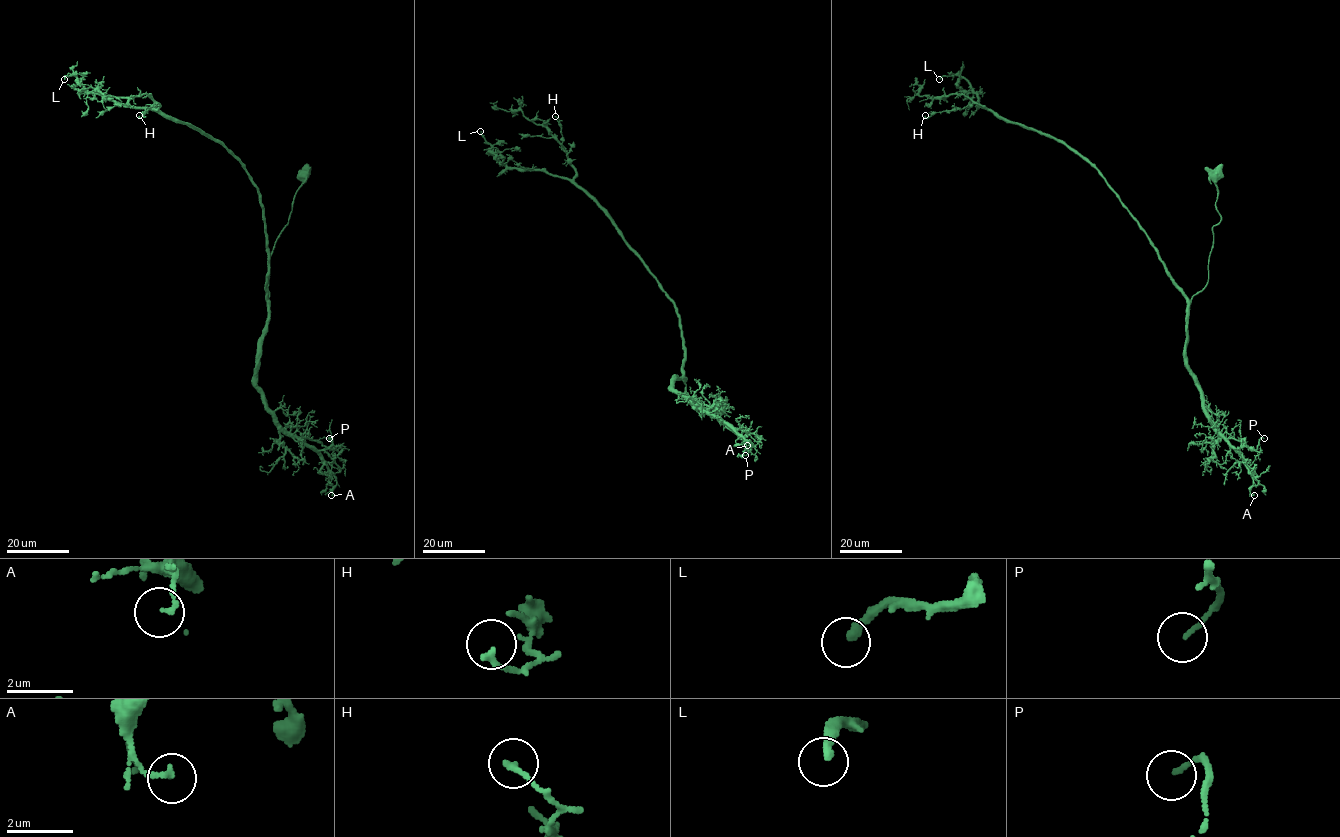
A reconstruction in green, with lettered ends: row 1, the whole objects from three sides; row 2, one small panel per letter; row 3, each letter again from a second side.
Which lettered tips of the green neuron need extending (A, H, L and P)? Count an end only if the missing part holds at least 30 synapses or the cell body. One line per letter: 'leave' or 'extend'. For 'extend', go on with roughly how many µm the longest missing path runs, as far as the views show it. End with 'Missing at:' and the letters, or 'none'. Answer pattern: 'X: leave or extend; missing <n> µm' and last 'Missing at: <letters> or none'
A: leave
H: leave
L: extend; missing 15 µm
P: leave
Missing at: L

